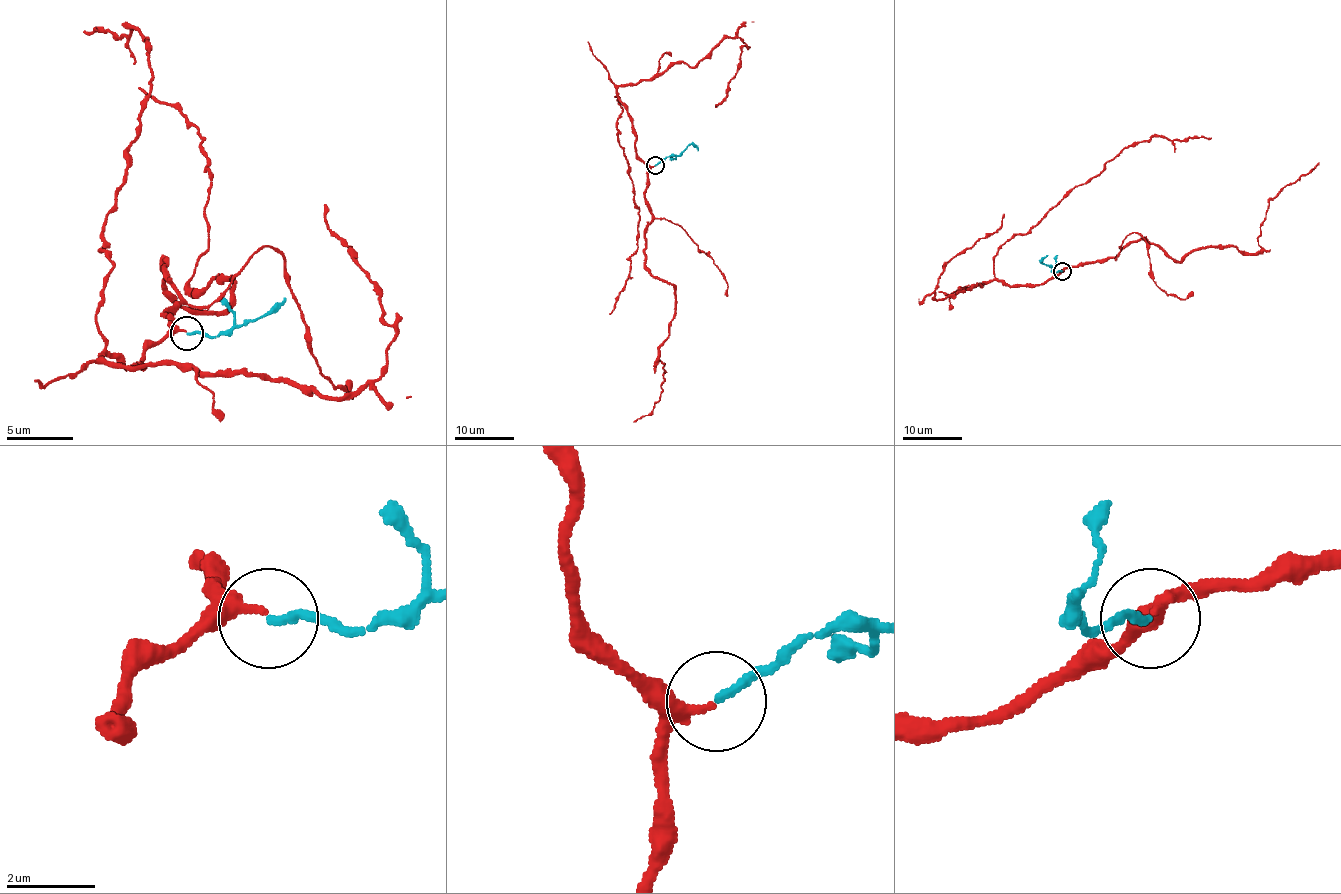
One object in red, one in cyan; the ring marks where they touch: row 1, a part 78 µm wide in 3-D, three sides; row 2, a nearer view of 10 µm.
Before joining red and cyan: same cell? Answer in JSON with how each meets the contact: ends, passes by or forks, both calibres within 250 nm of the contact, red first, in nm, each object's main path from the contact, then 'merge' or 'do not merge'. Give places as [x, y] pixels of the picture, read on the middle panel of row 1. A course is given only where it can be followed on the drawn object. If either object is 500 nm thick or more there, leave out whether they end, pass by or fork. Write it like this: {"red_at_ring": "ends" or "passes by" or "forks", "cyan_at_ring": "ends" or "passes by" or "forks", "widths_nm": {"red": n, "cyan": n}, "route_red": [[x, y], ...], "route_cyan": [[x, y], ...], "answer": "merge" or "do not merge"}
{"red_at_ring": "passes by", "cyan_at_ring": "ends", "widths_nm": {"red": 200, "cyan": 180}, "route_red": [[654, 166], [637, 154], [628, 107], [614, 96], [622, 113], [617, 141], [640, 217], [625, 288], [609, 313]], "route_cyan": [[654, 166], [678, 155], [691, 144], [697, 151]], "answer": "merge"}

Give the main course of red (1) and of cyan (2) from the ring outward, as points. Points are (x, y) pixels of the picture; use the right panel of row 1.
1: (1063, 269), (1039, 284), (1010, 286), (995, 277), (993, 259), (1125, 148), (1154, 137), (1210, 138)
2: (1063, 271), (1054, 272), (1041, 261), (1048, 255)

